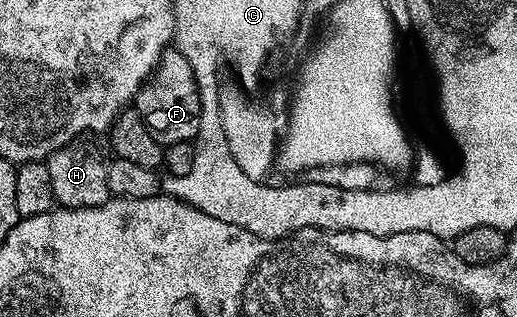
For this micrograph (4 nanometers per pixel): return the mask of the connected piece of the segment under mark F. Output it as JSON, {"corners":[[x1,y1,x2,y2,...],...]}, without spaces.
{"corners":[[170,48,161,56,156,70,142,86,135,99,135,109,155,141,162,147,180,142,193,142,201,133,201,101,195,72,181,53]]}

